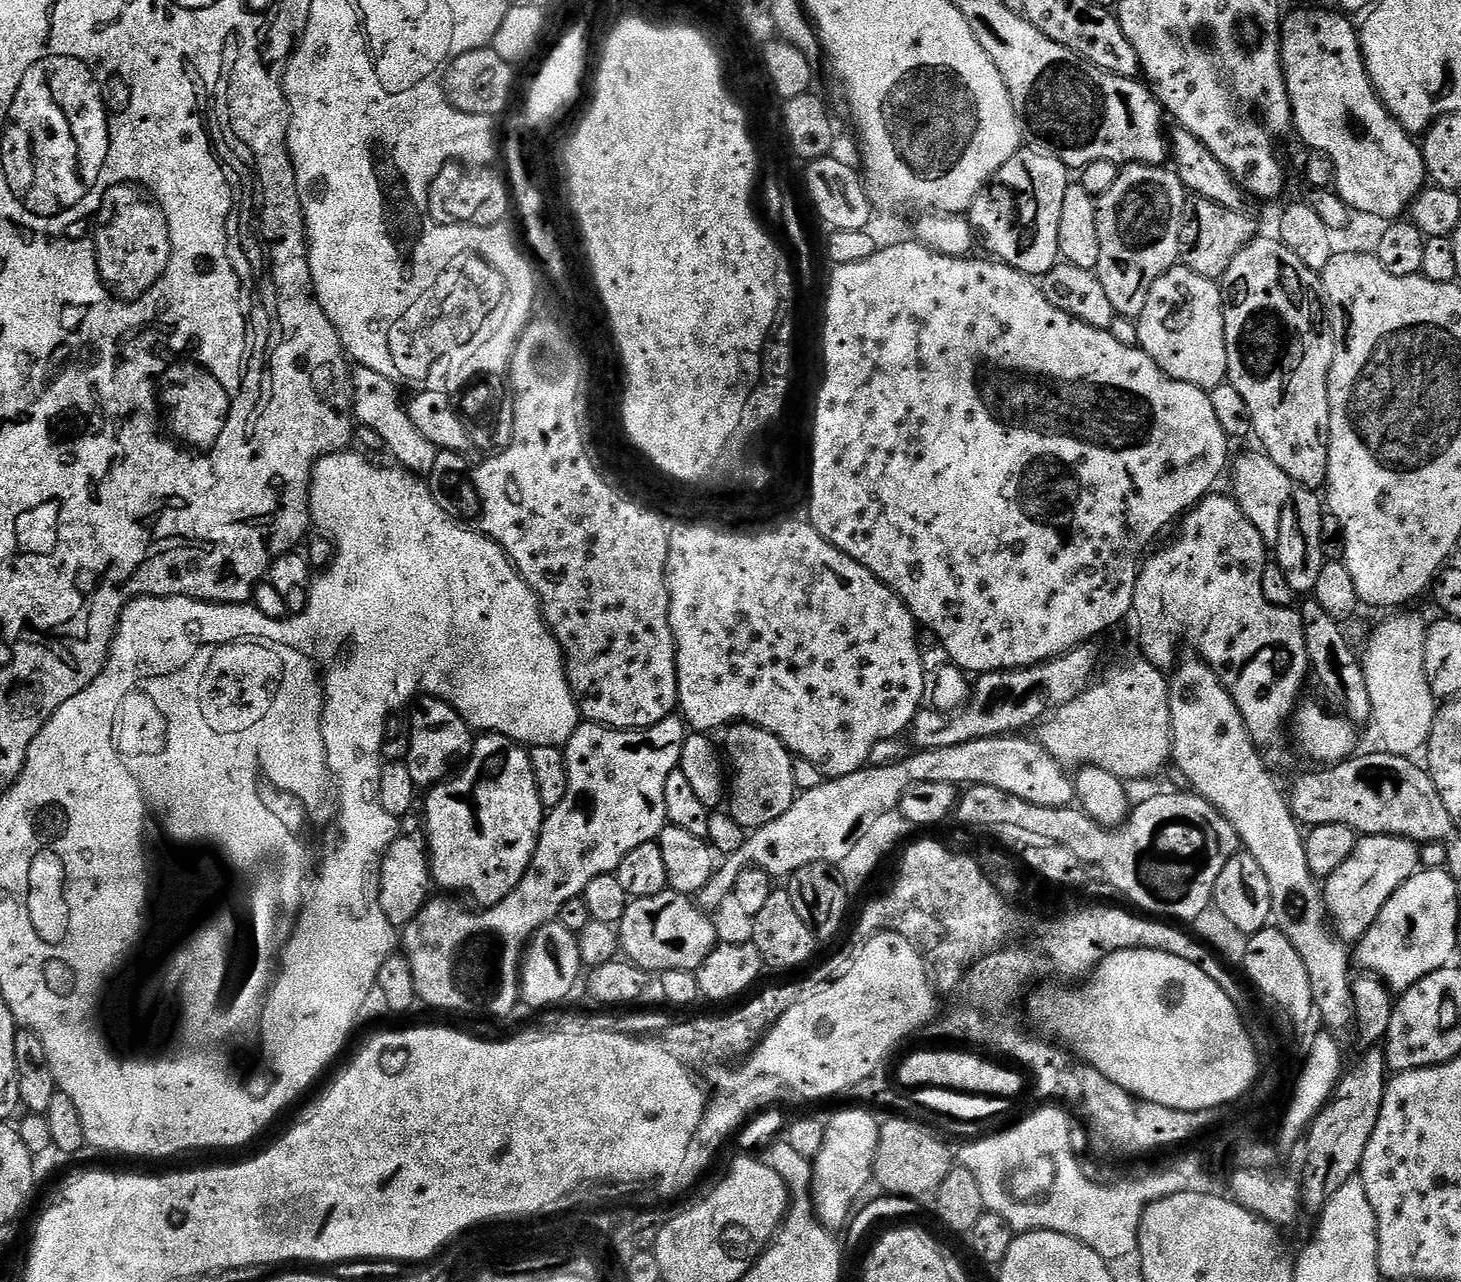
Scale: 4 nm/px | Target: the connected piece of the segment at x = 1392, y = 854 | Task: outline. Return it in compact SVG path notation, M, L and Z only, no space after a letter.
M1360 836L1352 856L1342 862L1323 881L1324 902L1337 936L1345 942L1358 942L1374 926L1382 906L1409 880L1421 871L1421 845L1401 836Z

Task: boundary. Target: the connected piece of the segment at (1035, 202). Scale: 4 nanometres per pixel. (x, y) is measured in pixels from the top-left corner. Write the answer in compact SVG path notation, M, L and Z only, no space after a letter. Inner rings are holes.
M1027 150L1015 152L1010 158L1010 162L1006 162L996 173L1002 177L1000 182L1006 182L1004 184L1004 192L1008 195L1006 202L1013 201L1022 206L1020 207L1022 212L1014 212L1014 214L1024 214L1024 218L1020 218L1024 222L1018 222L1018 224L1024 224L1024 236L1022 240L1018 240L1018 246L1022 246L1022 255L1016 260L1010 260L1008 264L1020 272L1025 272L1027 276L1042 278L1060 260L1058 222L1062 222L1062 198L1066 198L1066 190L1070 183L1070 177L1068 177L1070 176L1070 169L1062 162L1058 162L1058 158L1047 155L1043 151L1028 151L1032 152L1027 152Z

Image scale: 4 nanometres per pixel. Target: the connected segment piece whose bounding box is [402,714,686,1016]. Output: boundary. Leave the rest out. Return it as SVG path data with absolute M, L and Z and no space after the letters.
M673 714L666 717L662 722L658 722L653 726L653 728L642 728L639 730L617 730L614 728L605 728L603 724L594 724L591 722L581 723L579 728L574 730L574 734L570 739L568 739L566 747L563 749L564 760L568 763L568 789L566 790L566 798L562 798L562 802L559 804L557 808L551 809L544 817L544 825L542 826L542 830L540 831L540 841L538 842L538 846L534 850L534 858L530 862L530 866L526 870L526 874L522 878L522 882L518 882L518 886L514 891L509 894L504 901L500 904L494 904L488 907L485 907L483 910L476 910L480 912L464 912L464 908L460 904L455 904L455 899L452 898L444 898L448 900L435 900L435 898L429 899L427 904L424 905L424 908L421 912L414 918L408 925L402 928L402 952L403 955L407 957L407 960L410 964L410 970L413 972L413 980L416 983L416 994L417 997L421 1001L425 1000L426 1003L429 1004L432 1008L441 1008L444 1012L472 1012L475 1008L488 1008L488 1012L492 1016L508 1016L512 1011L515 1010L516 1004L519 1005L521 1003L520 999L520 969L524 963L524 954L528 947L529 942L532 940L532 935L542 926L546 926L547 924L553 923L559 917L560 911L562 910L562 906L566 906L566 902L570 902L570 898L578 898L579 896L583 896L584 891L586 890L586 886L590 886L590 882L594 882L594 878L598 878L599 876L610 876L615 873L616 868L622 862L622 858L626 858L626 854L630 854L630 850L638 850L638 846L642 846L643 844L653 843L659 837L660 831L663 830L664 827L668 824L668 815L666 814L666 778L670 778L670 774L674 771L677 771L680 766L680 755L682 754L683 744L686 737L686 725L681 719L679 715Z

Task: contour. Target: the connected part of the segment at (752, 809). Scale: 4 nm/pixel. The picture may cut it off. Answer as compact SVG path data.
M736 722L723 733L723 751L728 751L726 760L732 763L730 770L730 814L745 830L755 830L782 818L796 801L798 789L794 782L793 755L774 734L752 724Z

